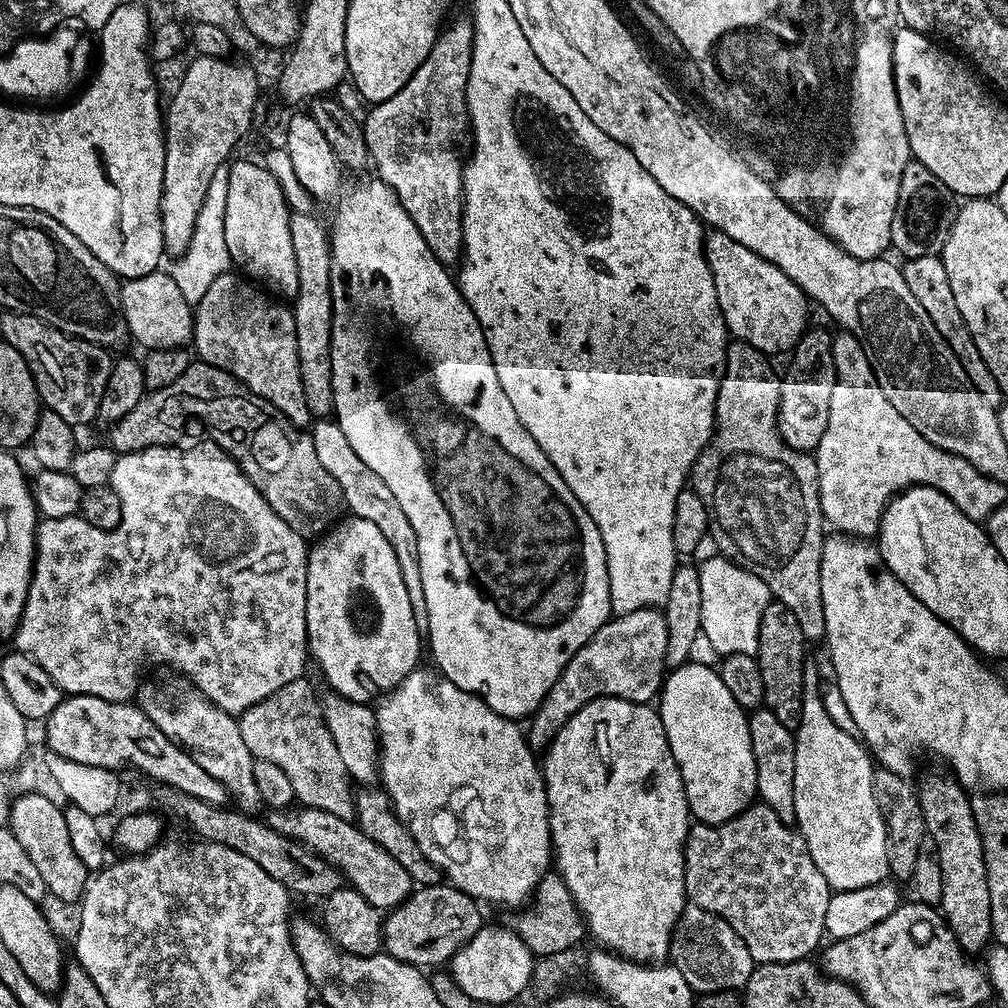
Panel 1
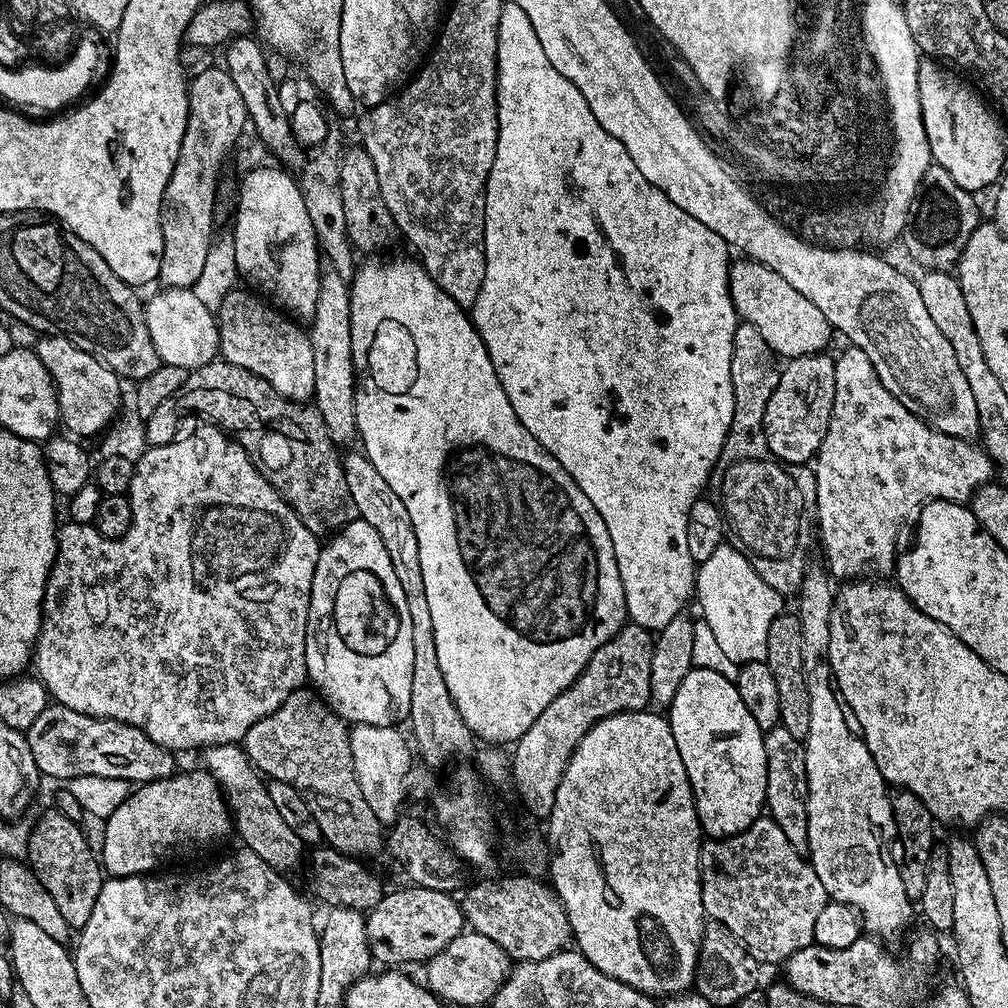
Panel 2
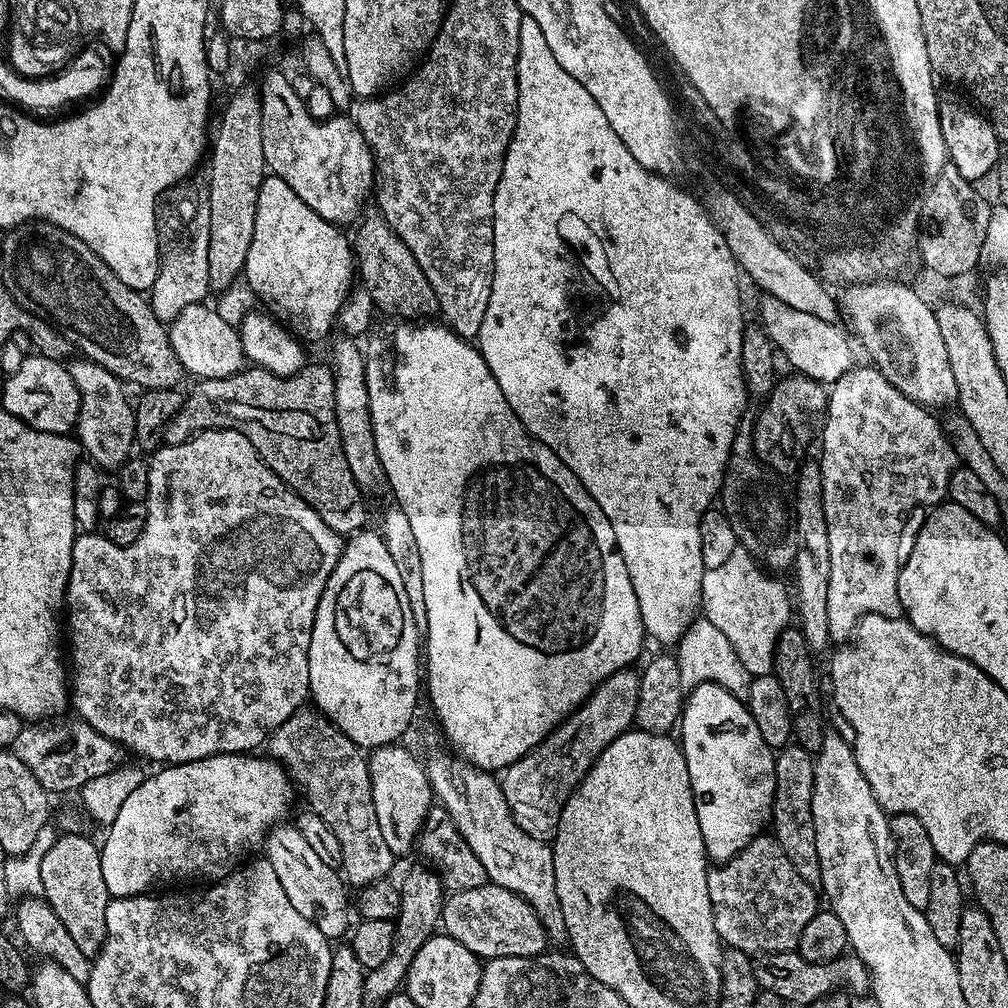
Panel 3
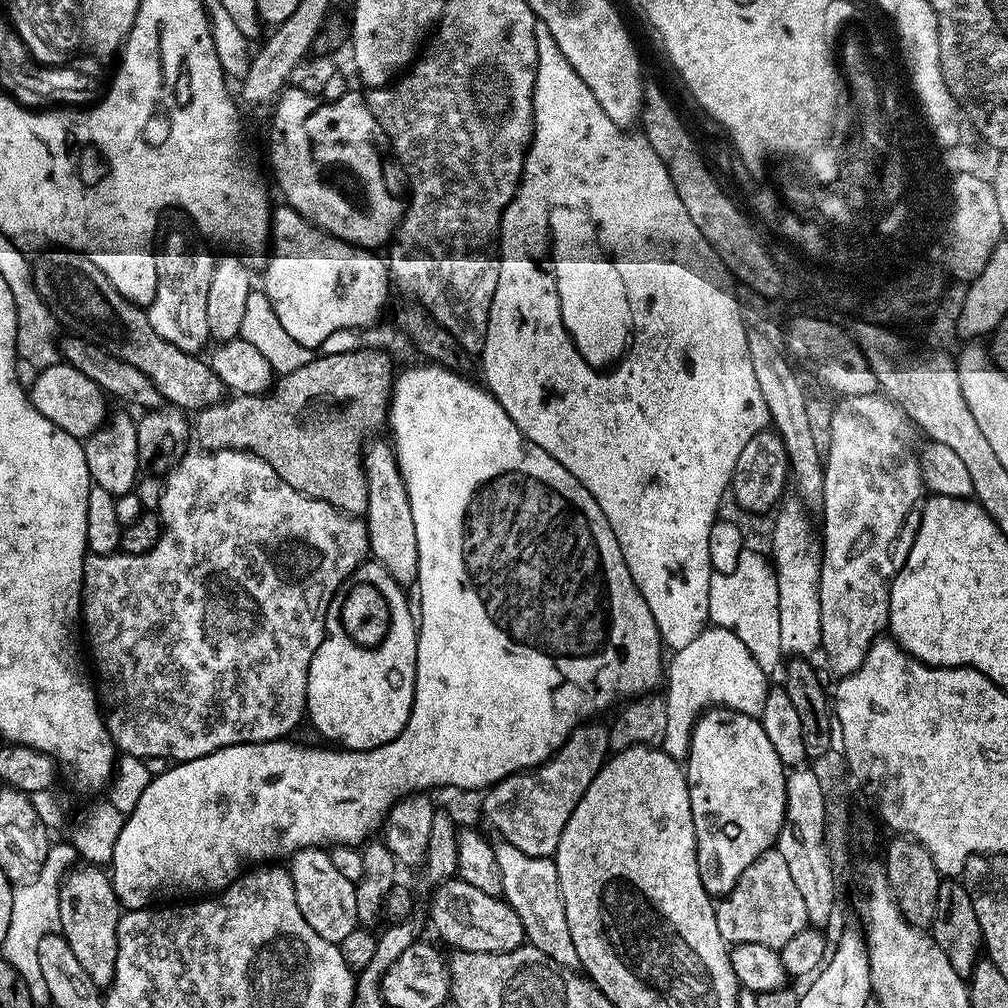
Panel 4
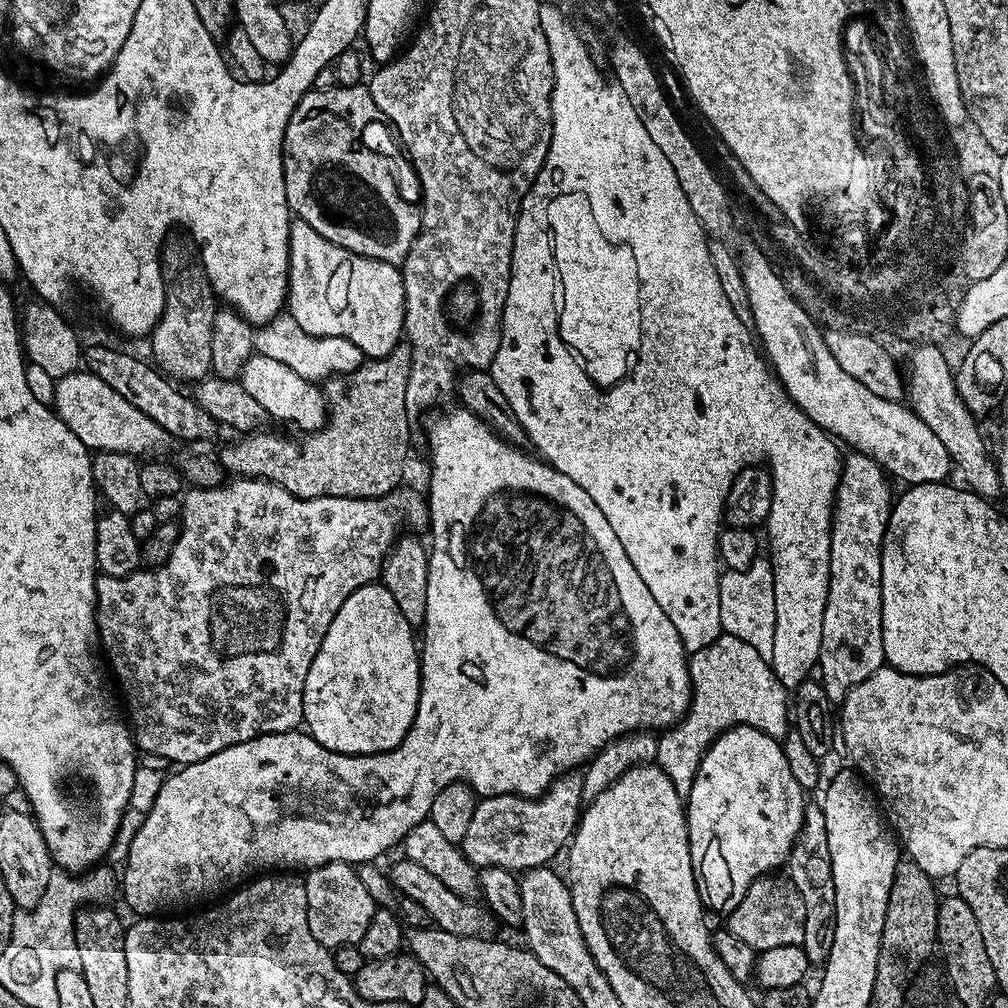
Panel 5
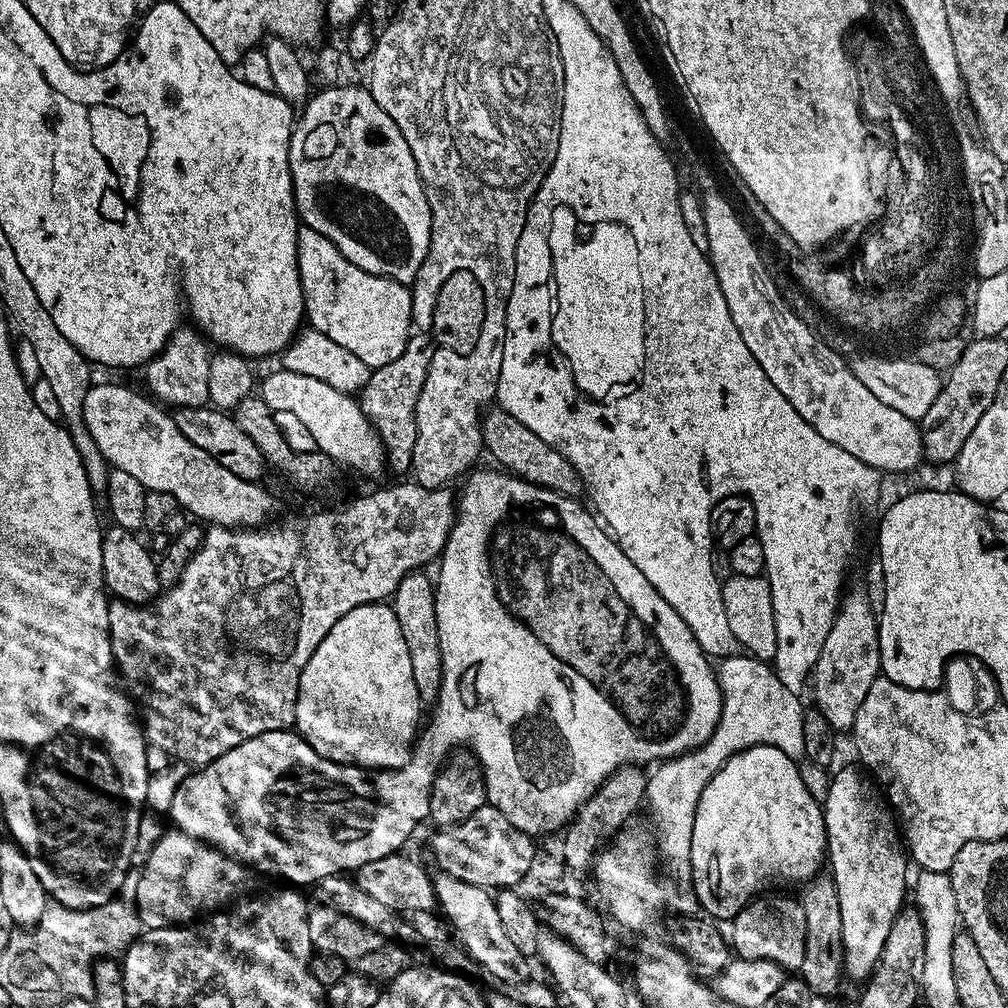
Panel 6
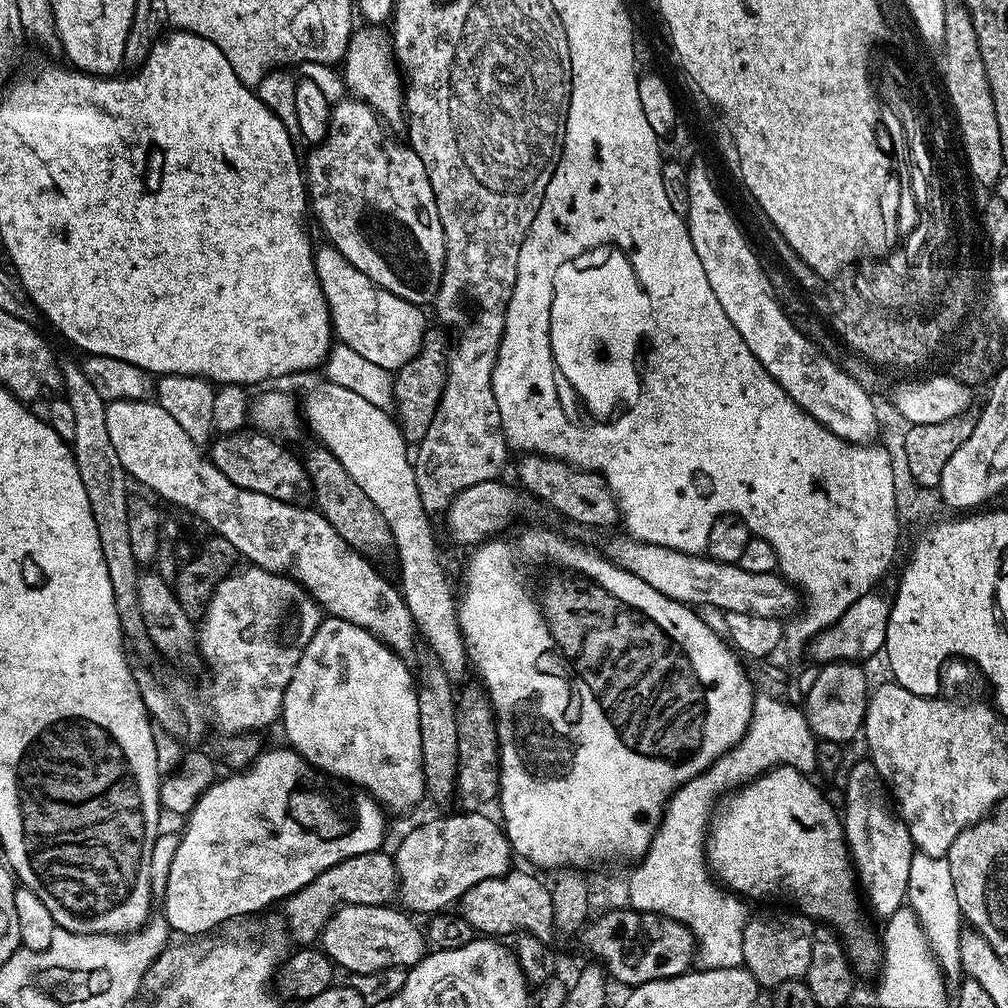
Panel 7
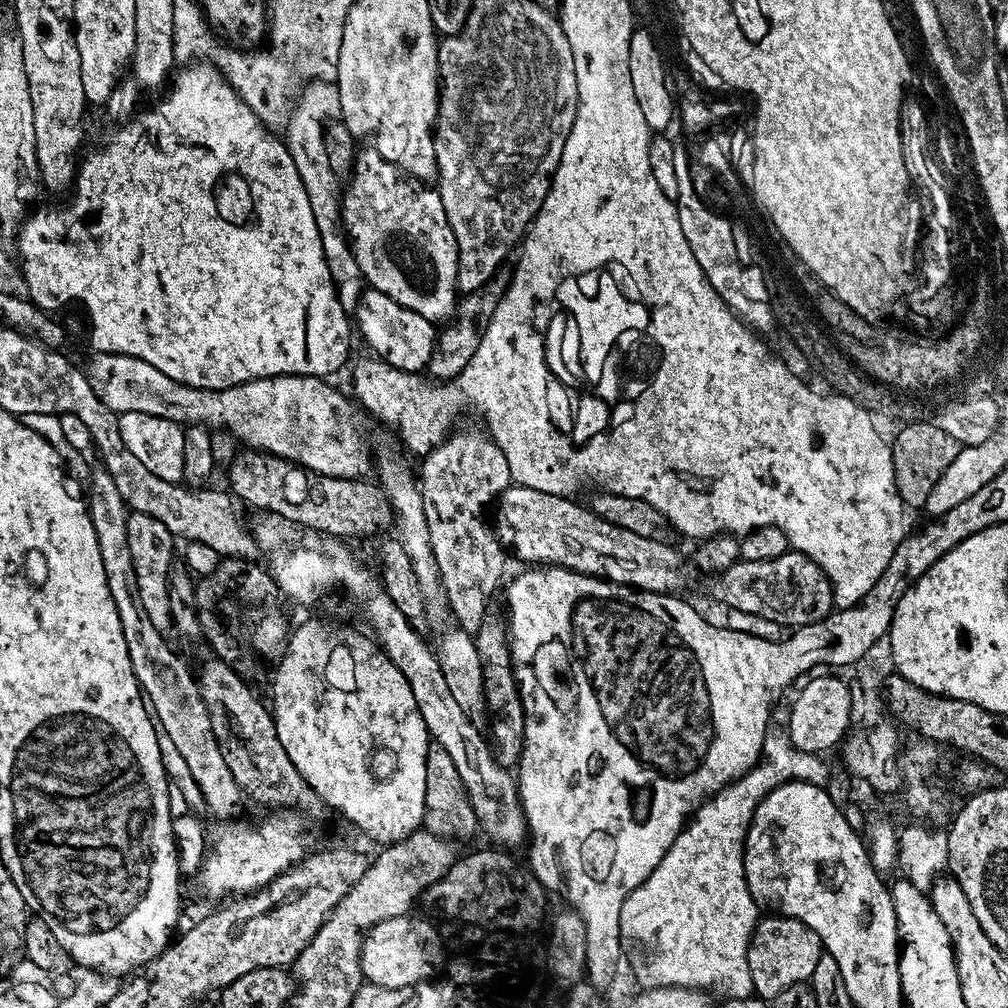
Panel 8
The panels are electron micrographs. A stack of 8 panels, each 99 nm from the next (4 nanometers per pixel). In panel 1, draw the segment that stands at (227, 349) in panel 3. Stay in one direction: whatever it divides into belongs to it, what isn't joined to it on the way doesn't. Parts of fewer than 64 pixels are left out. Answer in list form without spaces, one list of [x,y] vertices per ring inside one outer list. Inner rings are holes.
[[[157,270],[142,278],[124,280],[120,286],[120,309],[128,323],[128,335],[144,347],[184,348],[192,339],[193,309],[182,298],[178,282],[167,271]]]

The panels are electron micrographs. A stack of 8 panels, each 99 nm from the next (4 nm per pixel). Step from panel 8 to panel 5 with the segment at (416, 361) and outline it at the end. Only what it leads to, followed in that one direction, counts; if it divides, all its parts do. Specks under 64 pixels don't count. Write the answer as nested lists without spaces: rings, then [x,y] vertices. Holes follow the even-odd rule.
[[[299,218],[293,219],[288,226],[288,298],[286,301],[286,312],[294,318],[294,322],[298,322],[298,326],[302,326],[302,330],[306,330],[306,334],[311,336],[341,336],[350,342],[354,342],[354,346],[358,346],[358,350],[364,352],[365,357],[379,358],[388,356],[396,349],[396,345],[401,343],[404,336],[404,274],[397,265],[390,262],[382,262],[374,258],[366,258],[354,254],[350,250],[346,250],[342,246],[338,246],[334,242],[330,242],[326,238],[322,238],[322,234],[318,234],[314,230],[314,226],[310,226],[305,220]]]

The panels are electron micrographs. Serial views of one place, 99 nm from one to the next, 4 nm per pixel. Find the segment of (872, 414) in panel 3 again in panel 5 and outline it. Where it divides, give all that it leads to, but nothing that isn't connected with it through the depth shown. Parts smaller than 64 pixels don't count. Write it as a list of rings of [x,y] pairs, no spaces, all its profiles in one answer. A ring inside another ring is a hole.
[[[852,452],[843,457],[840,481],[836,487],[836,502],[832,505],[830,582],[826,610],[822,614],[822,646],[818,661],[818,679],[834,702],[843,701],[845,694],[854,690],[858,682],[870,678],[870,674],[886,664],[882,646],[882,550],[894,503],[892,488],[888,483],[888,473],[870,457],[863,456],[861,452]]]

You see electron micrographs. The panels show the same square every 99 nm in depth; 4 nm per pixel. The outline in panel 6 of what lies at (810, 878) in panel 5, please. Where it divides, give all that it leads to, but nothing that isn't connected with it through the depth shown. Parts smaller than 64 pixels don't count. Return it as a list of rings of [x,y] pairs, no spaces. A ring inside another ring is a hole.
[[[821,874],[816,879],[809,880],[803,892],[804,896],[799,897],[799,902],[806,912],[806,956],[798,972],[817,997],[832,996],[840,988],[840,979],[845,979],[846,976],[842,946],[842,910],[838,906],[836,884],[831,875]]]

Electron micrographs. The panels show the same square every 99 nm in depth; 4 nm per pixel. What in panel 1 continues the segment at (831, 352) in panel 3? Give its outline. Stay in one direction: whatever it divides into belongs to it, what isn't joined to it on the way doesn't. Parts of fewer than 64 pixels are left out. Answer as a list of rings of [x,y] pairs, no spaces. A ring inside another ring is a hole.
[[[712,230],[705,235],[704,257],[712,271],[718,306],[729,333],[765,354],[791,353],[809,327],[810,301],[804,291],[786,278],[774,262],[766,262],[754,250],[746,250],[742,242],[734,242],[725,232]]]

